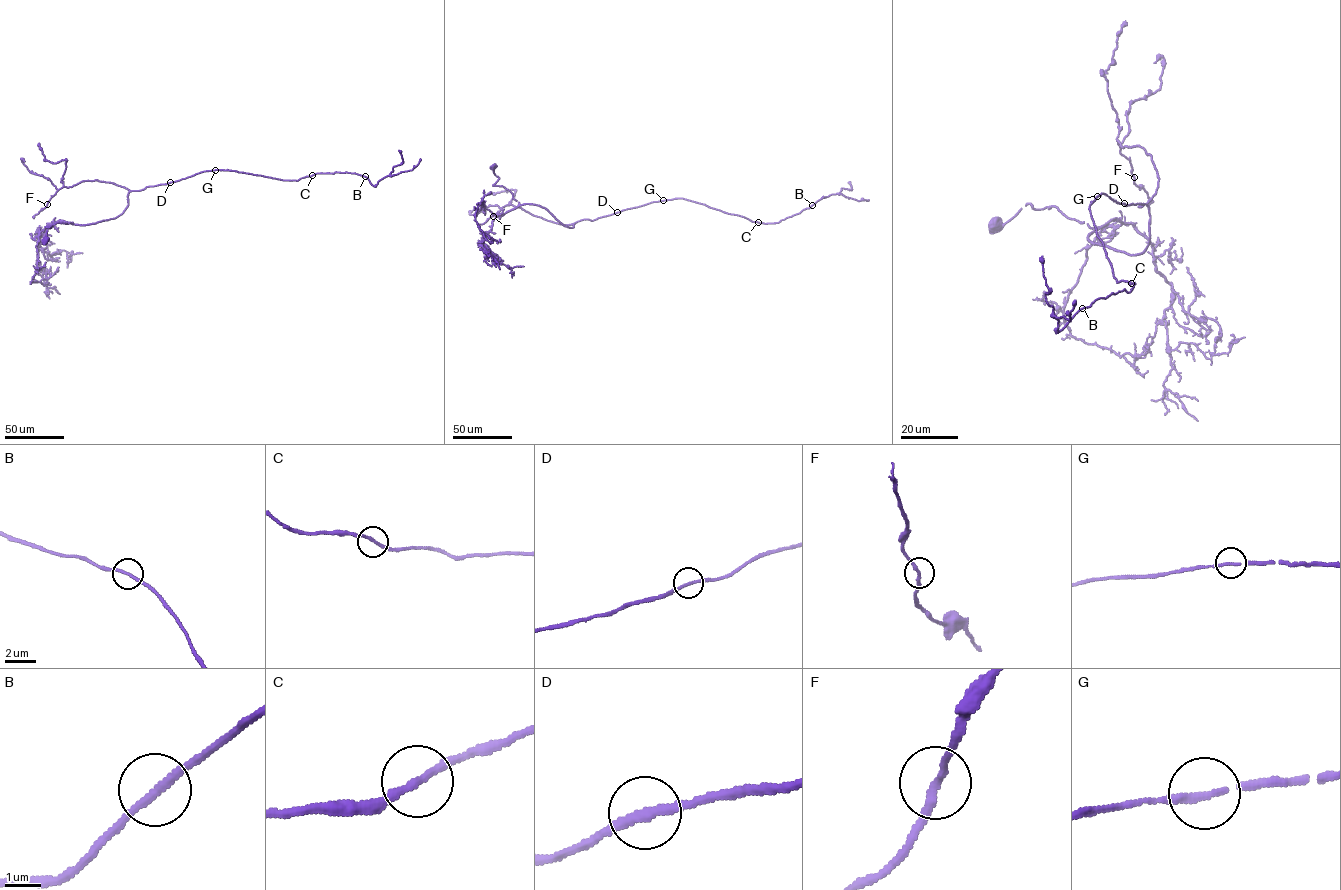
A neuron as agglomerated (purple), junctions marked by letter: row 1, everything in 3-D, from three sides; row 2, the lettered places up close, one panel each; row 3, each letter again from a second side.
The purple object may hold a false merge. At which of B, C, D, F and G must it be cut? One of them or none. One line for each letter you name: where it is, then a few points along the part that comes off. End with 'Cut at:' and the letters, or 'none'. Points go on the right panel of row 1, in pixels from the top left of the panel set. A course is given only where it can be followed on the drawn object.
Cut at: none

